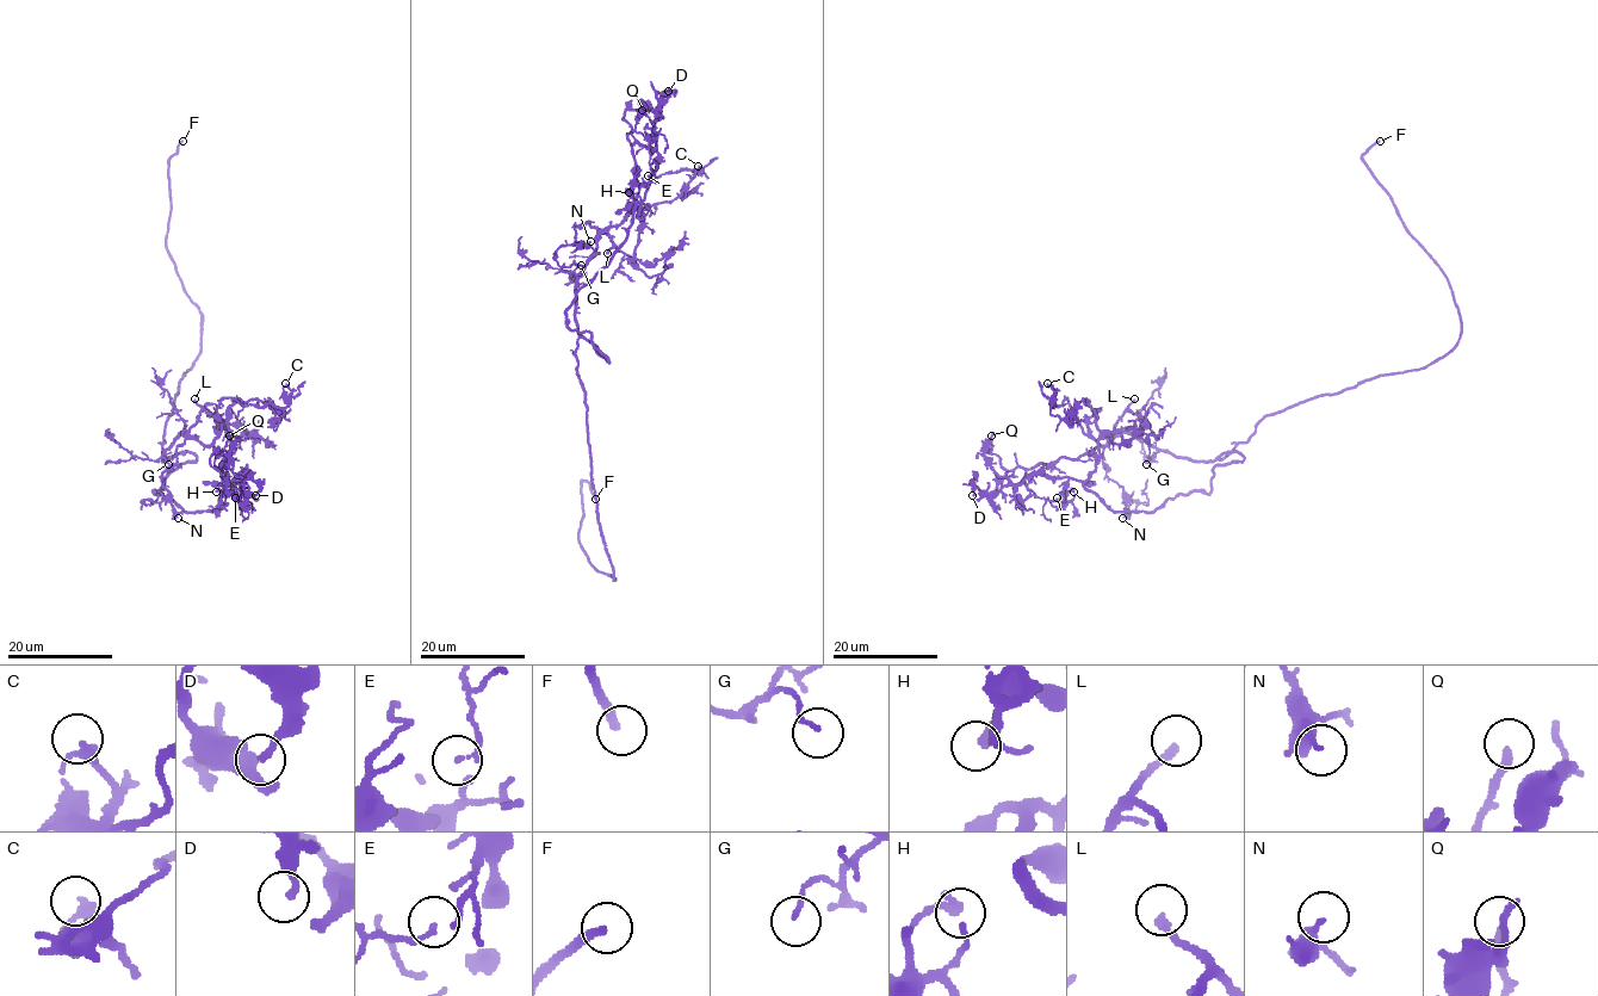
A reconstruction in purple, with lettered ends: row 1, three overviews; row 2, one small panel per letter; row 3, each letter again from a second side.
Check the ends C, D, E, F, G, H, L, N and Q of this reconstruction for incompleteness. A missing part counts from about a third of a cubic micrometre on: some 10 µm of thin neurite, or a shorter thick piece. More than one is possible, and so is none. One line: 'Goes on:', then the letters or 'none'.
Goes on: F, L, Q

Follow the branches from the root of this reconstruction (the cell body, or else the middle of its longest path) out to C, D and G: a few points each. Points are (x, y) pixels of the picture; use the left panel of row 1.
C: (171, 416), (162, 461), (184, 432), (205, 445), (217, 437), (224, 397), (285, 407), (285, 383)
D: (171, 416), (162, 461), (184, 432), (209, 445), (224, 422), (225, 477), (246, 474), (255, 495)
G: (171, 416), (166, 424), (165, 461), (165, 450), (161, 456), (168, 464)

